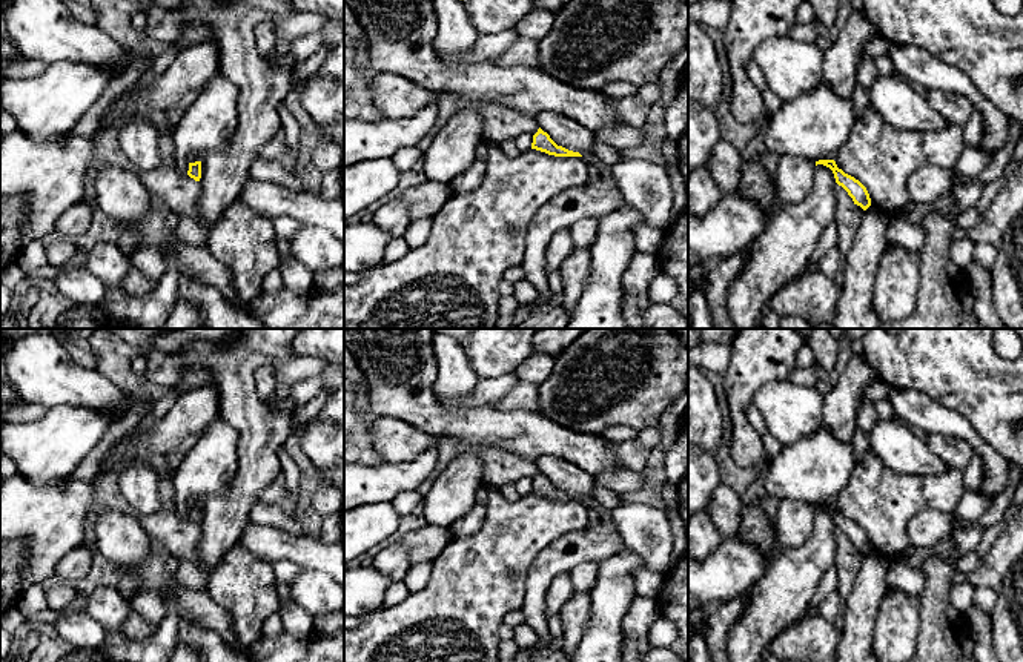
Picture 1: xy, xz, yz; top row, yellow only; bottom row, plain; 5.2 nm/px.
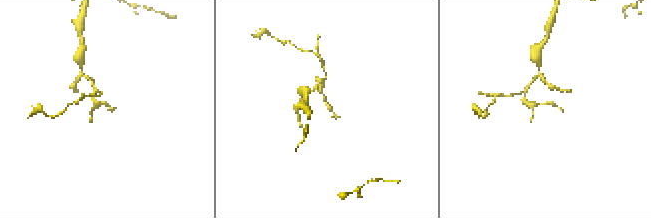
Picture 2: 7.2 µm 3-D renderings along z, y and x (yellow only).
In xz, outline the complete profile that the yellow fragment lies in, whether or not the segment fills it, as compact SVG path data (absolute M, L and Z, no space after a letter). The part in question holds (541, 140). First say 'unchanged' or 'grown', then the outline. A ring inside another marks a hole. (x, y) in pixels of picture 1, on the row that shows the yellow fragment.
unchanged; M541 127L533 135L531 149L545 152L548 155L555 157L582 157L579 152L568 151L562 146L558 146L547 132L544 132Z

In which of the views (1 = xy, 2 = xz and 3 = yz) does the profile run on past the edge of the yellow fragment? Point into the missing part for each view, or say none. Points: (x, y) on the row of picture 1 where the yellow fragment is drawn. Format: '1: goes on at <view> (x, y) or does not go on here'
1: does not go on here
2: does not go on here
3: does not go on here

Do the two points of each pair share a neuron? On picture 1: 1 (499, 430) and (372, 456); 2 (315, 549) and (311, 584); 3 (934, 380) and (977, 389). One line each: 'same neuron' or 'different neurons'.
1: different neurons
2: different neurons
3: same neuron

